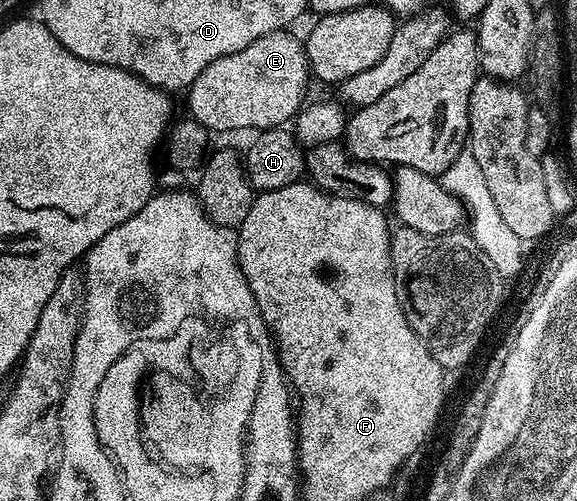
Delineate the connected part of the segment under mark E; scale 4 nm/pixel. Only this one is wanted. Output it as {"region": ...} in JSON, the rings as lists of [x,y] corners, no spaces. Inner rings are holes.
{"region":[[[282,31],[263,35],[263,39],[255,39],[251,47],[243,47],[243,51],[235,51],[231,55],[223,55],[207,63],[207,67],[199,71],[199,79],[189,84],[188,116],[213,135],[233,133],[236,129],[253,129],[252,131],[276,129],[292,122],[306,104],[305,92],[309,89],[311,74],[304,44],[300,40],[296,41],[291,34],[292,32]]]}

